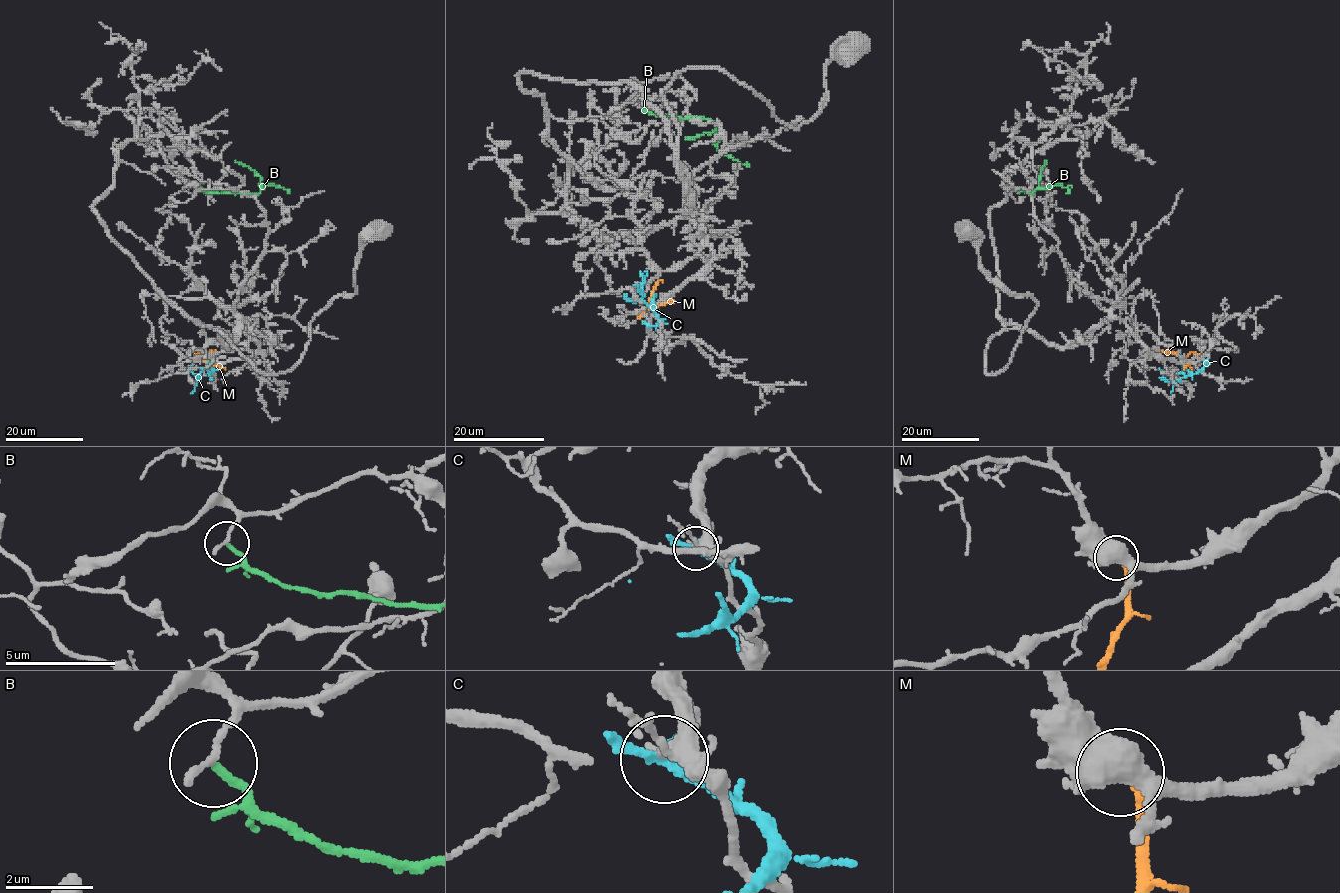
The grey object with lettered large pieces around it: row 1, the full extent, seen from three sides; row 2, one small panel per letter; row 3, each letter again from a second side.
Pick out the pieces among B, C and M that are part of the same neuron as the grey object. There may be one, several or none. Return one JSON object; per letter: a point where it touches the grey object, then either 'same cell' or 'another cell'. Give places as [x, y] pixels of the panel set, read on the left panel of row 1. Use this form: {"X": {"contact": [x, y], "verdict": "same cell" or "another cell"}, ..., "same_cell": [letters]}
{"B": {"contact": [197, 190], "verdict": "another cell"}, "C": {"contact": [203, 360], "verdict": "another cell"}, "M": {"contact": [210, 353], "verdict": "another cell"}, "same_cell": []}

